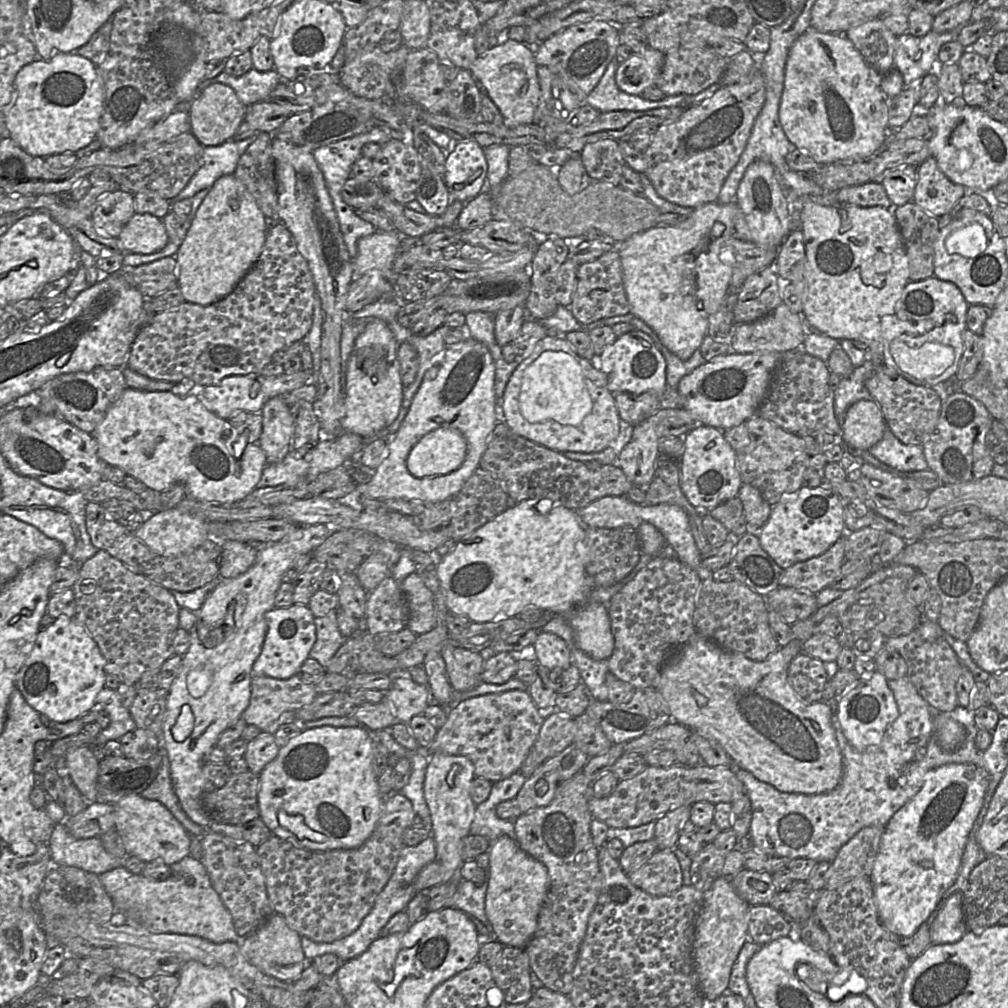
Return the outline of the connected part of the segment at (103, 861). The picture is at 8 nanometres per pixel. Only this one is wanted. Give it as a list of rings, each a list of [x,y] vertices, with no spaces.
[[[64,823],[55,825],[48,847],[55,866],[77,867],[97,875],[123,867],[124,859],[109,854],[100,837],[77,839],[69,833]]]

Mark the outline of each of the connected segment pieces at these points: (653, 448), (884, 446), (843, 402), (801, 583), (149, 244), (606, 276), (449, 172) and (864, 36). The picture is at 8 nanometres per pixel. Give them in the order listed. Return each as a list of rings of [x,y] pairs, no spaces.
[[[647,421],[634,426],[630,441],[621,449],[618,467],[633,486],[647,487],[655,476],[661,439]]]
[[[888,428],[882,439],[868,451],[881,463],[896,471],[914,472],[928,468],[922,445],[904,444]]]
[[[870,348],[864,351],[864,363],[856,367],[851,375],[842,377],[838,386],[834,390],[834,412],[841,422],[847,409],[859,400],[873,400],[871,394],[865,386],[865,380],[873,373],[874,364]]]
[[[846,535],[841,536],[825,553],[784,569],[780,587],[817,594],[828,587],[839,575],[845,562]]]
[[[135,213],[117,238],[124,253],[145,255],[161,251],[169,241],[163,221],[148,213]]]
[[[611,250],[596,260],[579,266],[577,287],[569,309],[582,325],[630,313],[631,308],[623,285],[621,258],[616,250]]]
[[[456,142],[446,158],[443,176],[450,202],[457,200],[466,203],[481,191],[489,192],[487,168],[484,149],[477,142]]]
[[[882,18],[850,28],[844,35],[879,75],[883,76],[893,68],[897,37],[885,26]]]

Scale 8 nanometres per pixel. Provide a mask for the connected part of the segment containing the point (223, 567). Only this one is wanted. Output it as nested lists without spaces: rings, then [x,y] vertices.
[[[227,540],[222,545],[219,575],[235,578],[253,566],[257,557],[258,550],[249,543]]]

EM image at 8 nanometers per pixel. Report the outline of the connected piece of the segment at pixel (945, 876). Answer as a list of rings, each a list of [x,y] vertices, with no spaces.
[[[946,764],[930,770],[920,791],[891,817],[882,835],[870,877],[878,914],[889,931],[902,939],[908,938],[941,905],[944,893],[959,874],[964,850],[983,806],[987,788],[986,770],[973,764]]]

